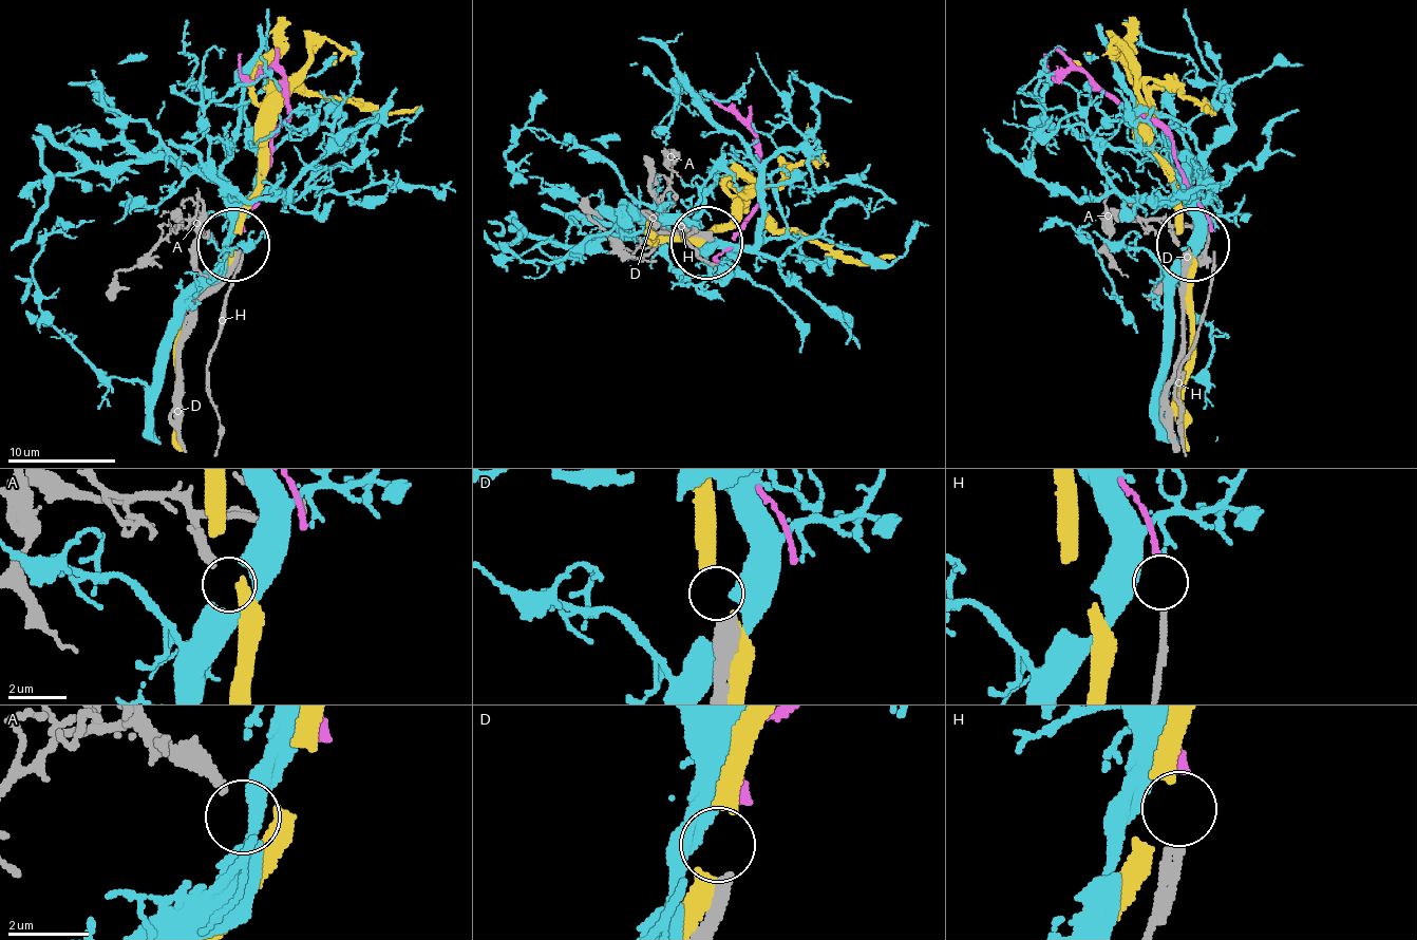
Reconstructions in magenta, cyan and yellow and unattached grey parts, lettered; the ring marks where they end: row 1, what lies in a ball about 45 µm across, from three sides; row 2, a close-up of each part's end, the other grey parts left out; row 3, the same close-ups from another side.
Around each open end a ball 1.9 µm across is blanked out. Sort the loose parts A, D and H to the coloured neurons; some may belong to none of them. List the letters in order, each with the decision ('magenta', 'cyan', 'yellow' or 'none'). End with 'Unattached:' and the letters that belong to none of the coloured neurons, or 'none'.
A: cyan
D: none
H: magenta
Unattached: D

